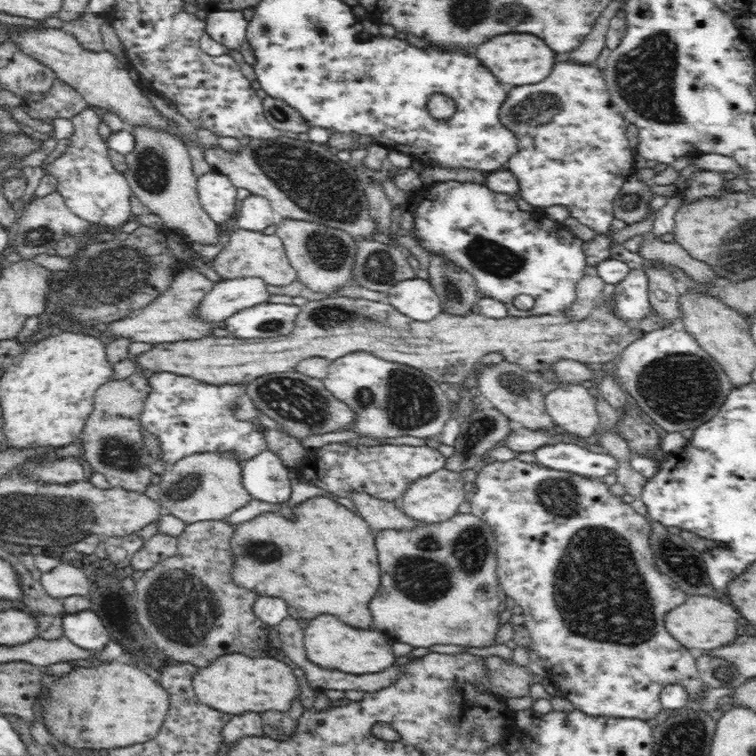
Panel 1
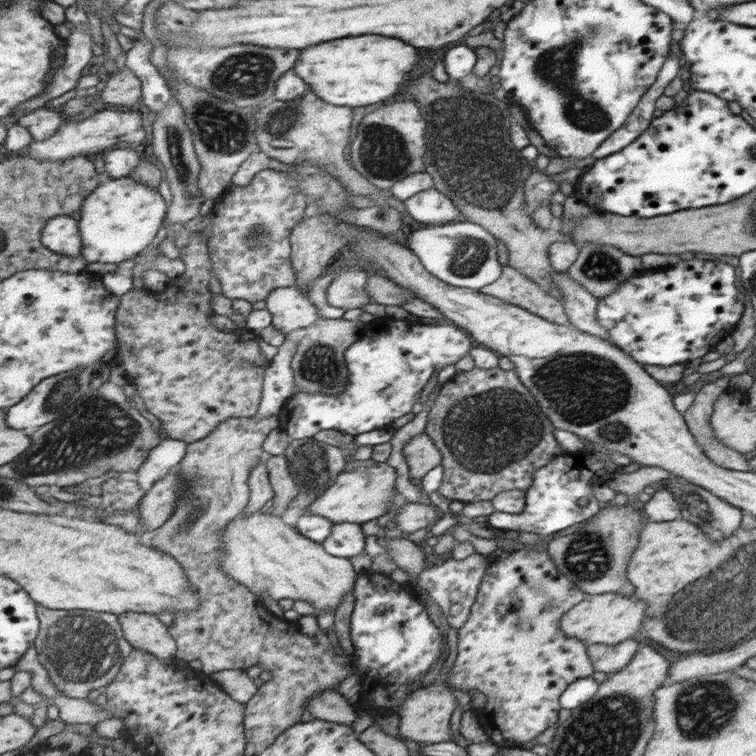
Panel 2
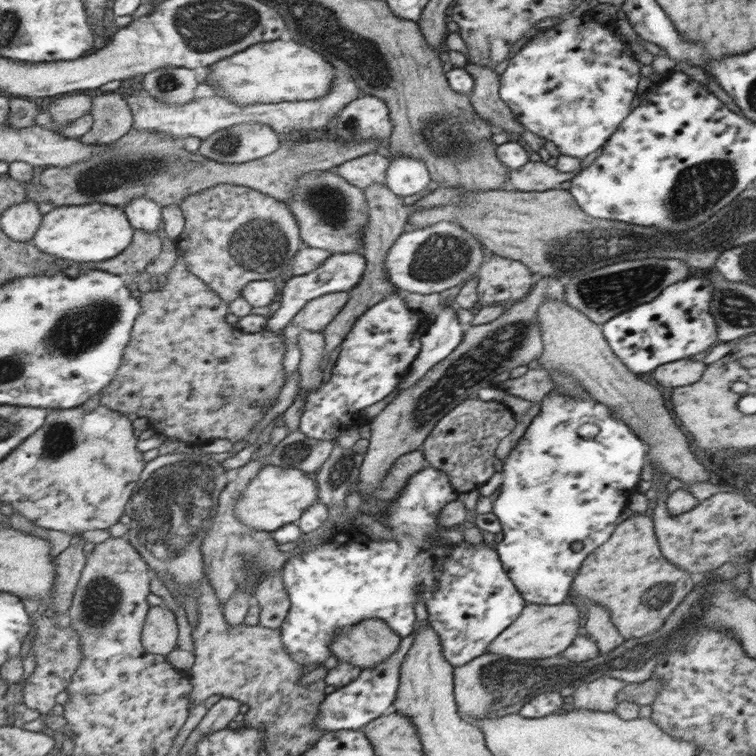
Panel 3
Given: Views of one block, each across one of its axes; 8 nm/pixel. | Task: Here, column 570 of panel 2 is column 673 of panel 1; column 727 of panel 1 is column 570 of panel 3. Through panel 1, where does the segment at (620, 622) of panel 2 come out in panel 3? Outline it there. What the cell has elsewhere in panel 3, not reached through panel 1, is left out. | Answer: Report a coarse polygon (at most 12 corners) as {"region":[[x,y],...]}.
{"region":[[573,602],[526,603],[486,652],[561,654],[577,636]]}

